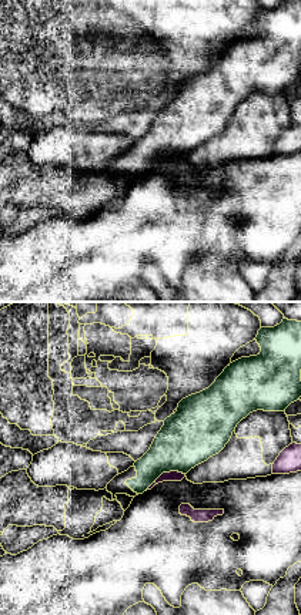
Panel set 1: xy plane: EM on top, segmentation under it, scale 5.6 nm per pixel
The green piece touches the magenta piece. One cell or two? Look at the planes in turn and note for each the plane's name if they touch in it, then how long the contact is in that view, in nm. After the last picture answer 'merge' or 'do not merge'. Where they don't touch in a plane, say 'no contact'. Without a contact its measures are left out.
contact in xy; length 240 nm

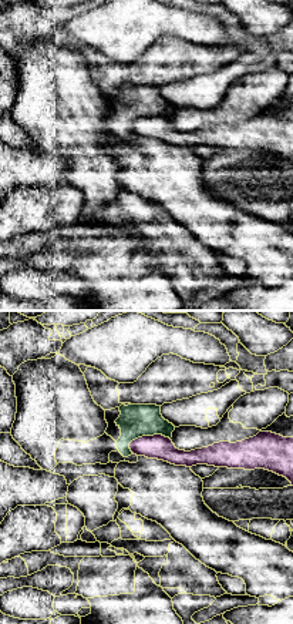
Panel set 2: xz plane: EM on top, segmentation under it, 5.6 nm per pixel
contact in xz; length 240 nm

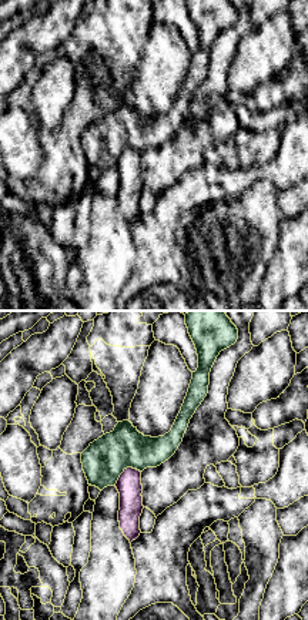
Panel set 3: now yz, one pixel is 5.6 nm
contact in yz; length 170 nm

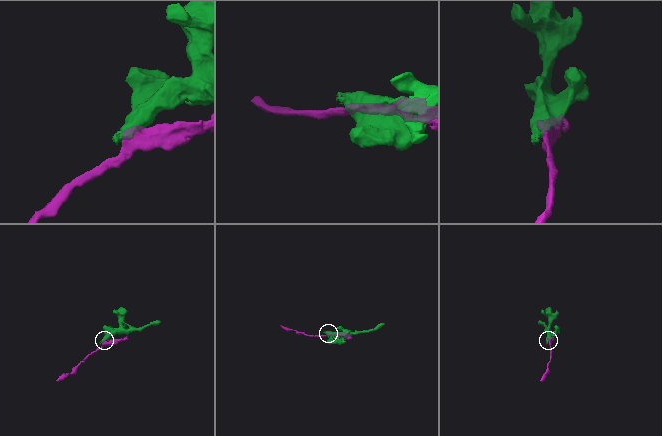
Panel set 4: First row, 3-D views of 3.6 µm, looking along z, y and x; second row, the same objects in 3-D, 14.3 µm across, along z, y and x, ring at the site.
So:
merge

